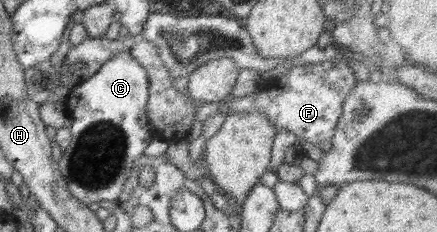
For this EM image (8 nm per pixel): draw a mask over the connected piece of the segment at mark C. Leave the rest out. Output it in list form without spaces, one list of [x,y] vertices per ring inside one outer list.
[[[122,51],[106,61],[101,69],[84,82],[77,83],[65,100],[65,105],[72,119],[71,142],[63,151],[58,162],[62,177],[66,178],[68,189],[82,203],[100,203],[100,201],[116,201],[123,193],[129,172],[134,161],[145,154],[146,146],[154,138],[149,128],[147,102],[149,99],[149,80],[136,59],[129,51]]]

